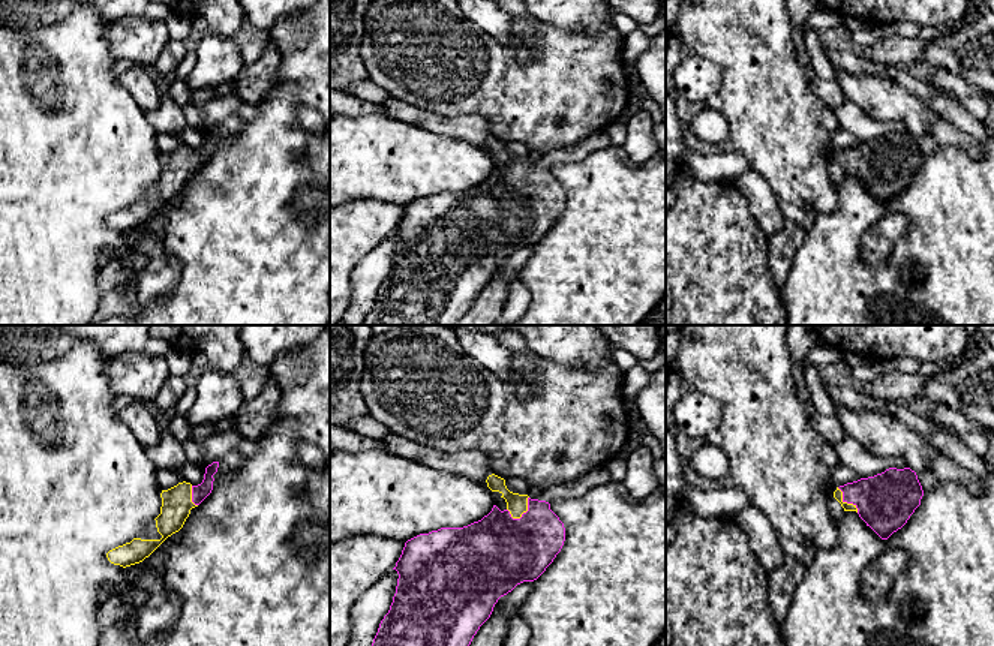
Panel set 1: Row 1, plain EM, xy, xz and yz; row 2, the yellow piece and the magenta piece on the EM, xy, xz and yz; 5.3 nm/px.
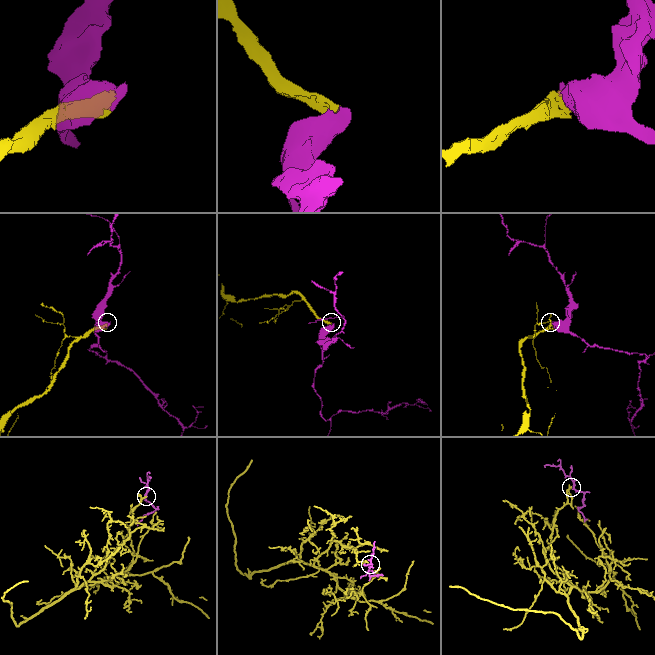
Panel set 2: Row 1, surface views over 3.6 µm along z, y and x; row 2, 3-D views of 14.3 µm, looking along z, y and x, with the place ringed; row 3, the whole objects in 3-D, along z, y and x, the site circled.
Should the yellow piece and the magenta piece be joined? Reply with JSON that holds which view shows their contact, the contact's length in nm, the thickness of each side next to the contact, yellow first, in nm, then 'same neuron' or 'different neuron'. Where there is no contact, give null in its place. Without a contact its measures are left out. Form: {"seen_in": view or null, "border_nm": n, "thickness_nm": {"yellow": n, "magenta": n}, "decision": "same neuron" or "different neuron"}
{"seen_in": "xz", "border_nm": 150, "thickness_nm": {"yellow": 110, "magenta": 360}, "decision": "same neuron"}

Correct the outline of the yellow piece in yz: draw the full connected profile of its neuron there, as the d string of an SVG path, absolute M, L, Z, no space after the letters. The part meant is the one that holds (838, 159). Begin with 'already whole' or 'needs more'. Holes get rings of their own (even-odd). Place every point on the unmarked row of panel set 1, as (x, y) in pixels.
needs more | M889 132L834 156L844 175L856 175L882 204L888 204L907 187L922 160L922 150L910 132Z

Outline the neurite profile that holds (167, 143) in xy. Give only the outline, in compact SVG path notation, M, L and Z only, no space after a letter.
M160 132L157 133L157 150L162 154L168 154L178 147L183 147L181 139L175 133Z

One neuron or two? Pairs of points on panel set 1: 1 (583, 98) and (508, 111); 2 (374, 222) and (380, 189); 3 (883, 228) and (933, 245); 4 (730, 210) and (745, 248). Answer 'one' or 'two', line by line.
1: one
2: two
3: two
4: one

